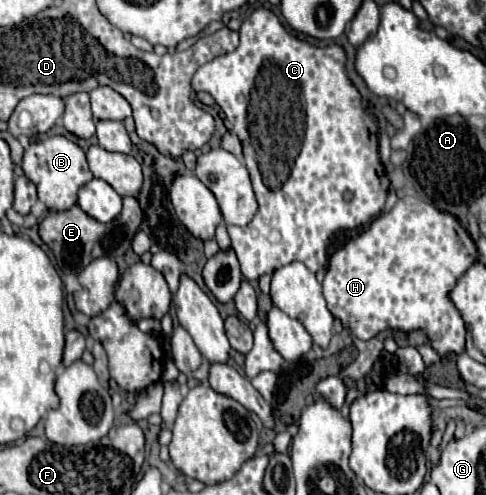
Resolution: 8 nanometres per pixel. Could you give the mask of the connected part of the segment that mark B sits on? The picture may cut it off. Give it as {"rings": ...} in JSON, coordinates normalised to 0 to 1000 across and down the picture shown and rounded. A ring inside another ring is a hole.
{"rings":[[[101,275],[84,287],[64,287],[64,295],[51,303],[47,315],[47,343],[51,356],[76,376],[80,404],[101,424],[117,424],[117,428],[158,412],[158,384],[191,360],[175,323],[175,307],[154,287],[130,275]]]}

